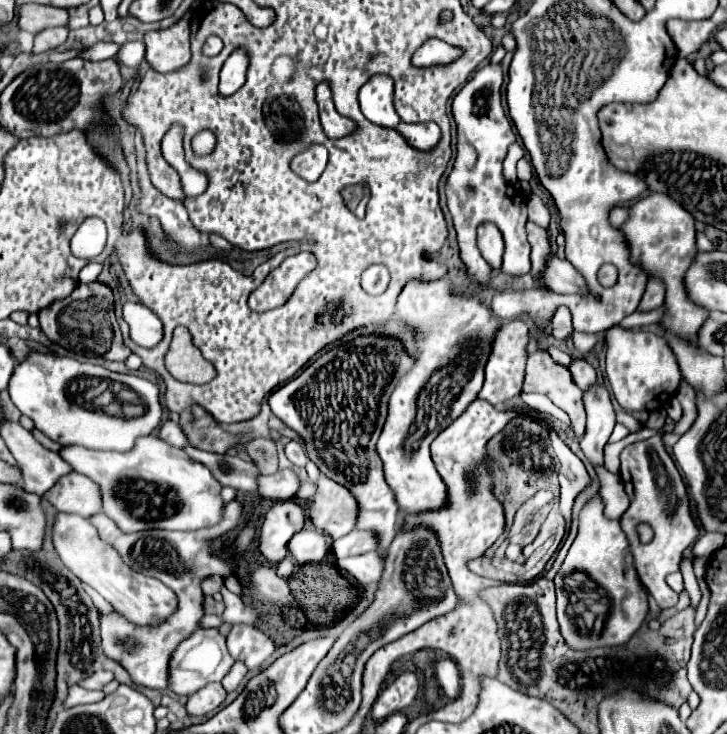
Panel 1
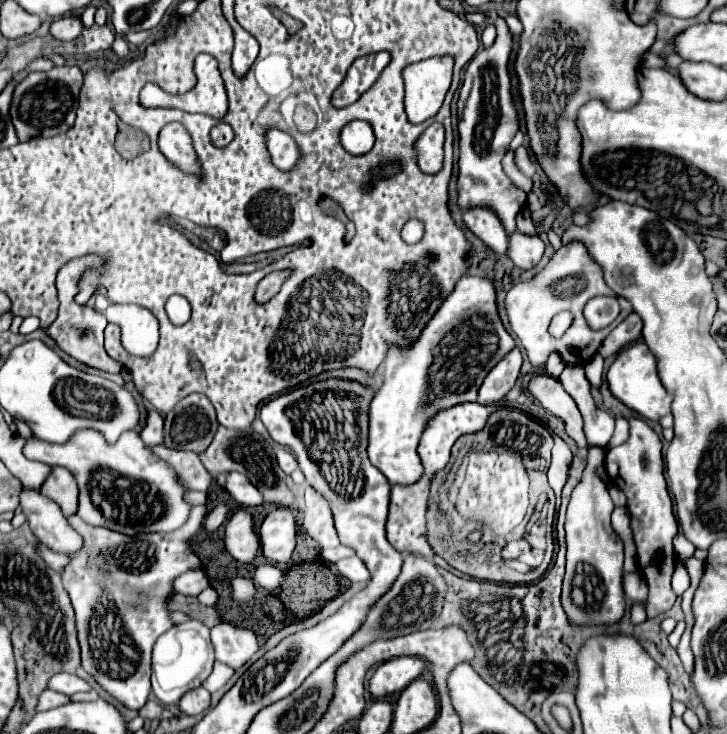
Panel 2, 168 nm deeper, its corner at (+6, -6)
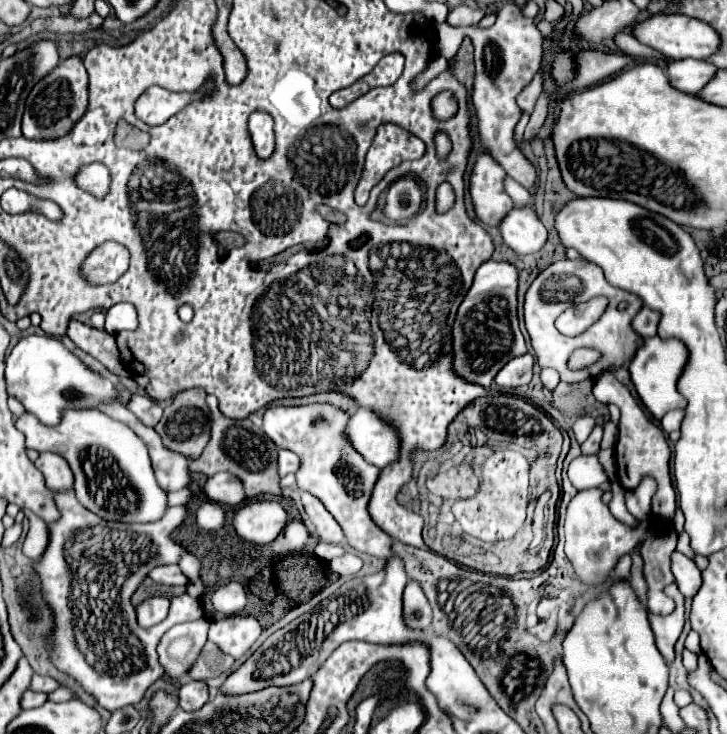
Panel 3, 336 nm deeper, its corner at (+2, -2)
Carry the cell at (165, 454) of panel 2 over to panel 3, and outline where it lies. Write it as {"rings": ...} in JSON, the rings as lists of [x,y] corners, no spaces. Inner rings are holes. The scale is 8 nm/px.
{"rings":[[[123,404],[105,406],[103,412],[107,416],[111,416],[111,418],[119,420],[119,422],[125,422],[147,444],[157,482],[159,482],[159,486],[165,492],[179,490],[179,488],[185,488],[185,486],[191,484],[191,470],[189,470],[189,466],[191,466],[193,458],[181,456],[177,452],[171,452],[165,444],[161,444],[159,434],[153,428],[143,426]]]}

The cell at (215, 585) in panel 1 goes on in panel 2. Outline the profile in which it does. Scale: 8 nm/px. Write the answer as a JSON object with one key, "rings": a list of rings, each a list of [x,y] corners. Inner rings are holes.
{"rings":[[[189,570],[189,572],[183,572],[181,576],[177,576],[173,580],[173,588],[175,592],[179,594],[185,594],[185,596],[197,596],[201,590],[205,590],[209,586],[209,580],[207,576],[201,572],[201,570]]]}

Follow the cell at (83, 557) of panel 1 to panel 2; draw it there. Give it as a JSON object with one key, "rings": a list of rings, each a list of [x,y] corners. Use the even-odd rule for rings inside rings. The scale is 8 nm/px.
{"rings":[[[21,486],[19,506],[23,508],[31,532],[37,536],[39,542],[67,556],[81,548],[81,536],[67,524],[61,508],[51,498],[43,496],[39,490]]]}

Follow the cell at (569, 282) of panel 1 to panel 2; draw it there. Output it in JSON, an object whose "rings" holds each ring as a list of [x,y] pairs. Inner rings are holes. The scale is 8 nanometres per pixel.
{"rings":[[[513,232],[509,246],[507,246],[507,256],[521,270],[529,270],[531,266],[539,262],[539,258],[543,256],[543,250],[545,250],[545,244],[539,236],[527,236],[521,232]]]}

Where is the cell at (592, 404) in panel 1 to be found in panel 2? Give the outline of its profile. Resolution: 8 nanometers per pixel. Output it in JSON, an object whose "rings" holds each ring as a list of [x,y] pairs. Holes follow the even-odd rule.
{"rings":[[[589,448],[587,468],[581,482],[575,486],[565,520],[567,540],[567,574],[563,582],[563,608],[575,624],[613,624],[623,616],[623,540],[611,528],[613,502],[607,486],[595,476],[595,464],[603,462],[601,448]]]}

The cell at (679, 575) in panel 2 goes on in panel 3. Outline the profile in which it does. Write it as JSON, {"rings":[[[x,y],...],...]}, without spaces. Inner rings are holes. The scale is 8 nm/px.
{"rings":[[[673,552],[671,558],[671,572],[675,576],[675,582],[683,596],[695,596],[701,588],[701,570],[693,560],[683,556],[681,552]]]}

